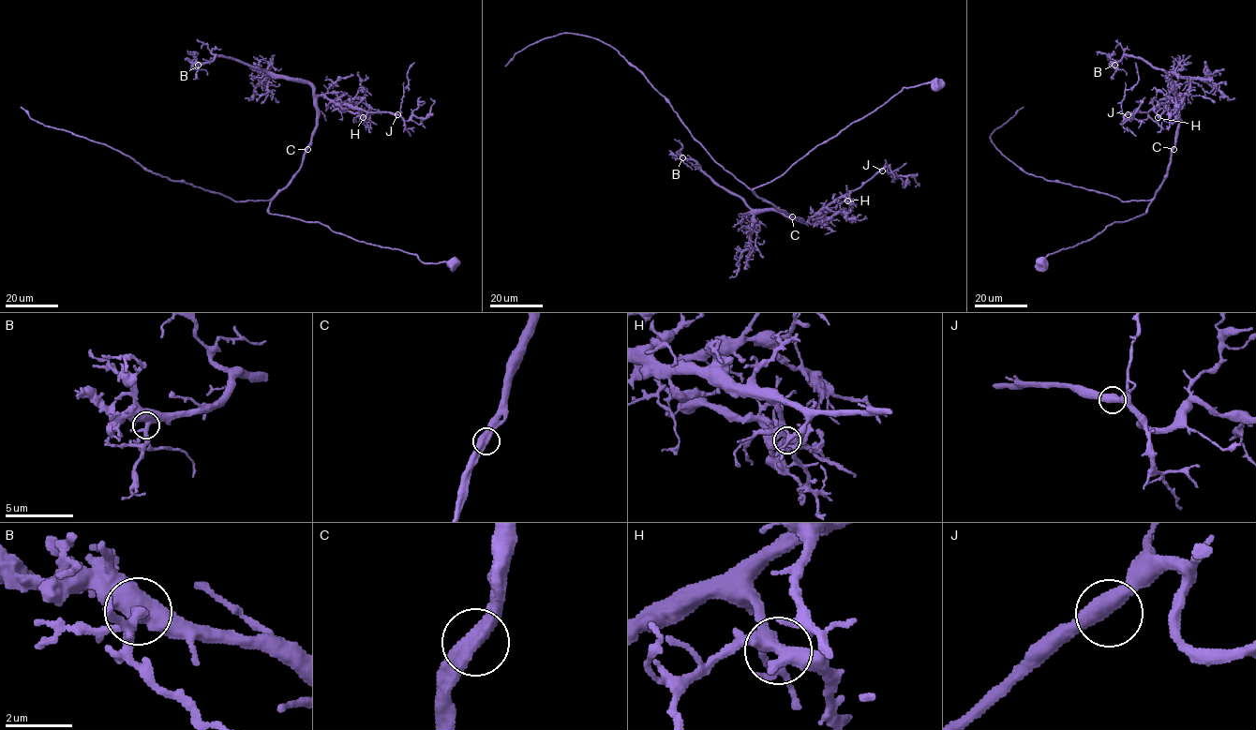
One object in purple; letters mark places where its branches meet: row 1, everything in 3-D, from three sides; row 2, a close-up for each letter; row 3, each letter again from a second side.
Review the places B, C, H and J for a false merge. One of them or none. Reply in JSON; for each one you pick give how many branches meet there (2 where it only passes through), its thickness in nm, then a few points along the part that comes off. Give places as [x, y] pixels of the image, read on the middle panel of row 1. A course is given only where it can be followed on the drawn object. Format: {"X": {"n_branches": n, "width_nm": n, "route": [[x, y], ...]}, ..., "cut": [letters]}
{"cut": []}

